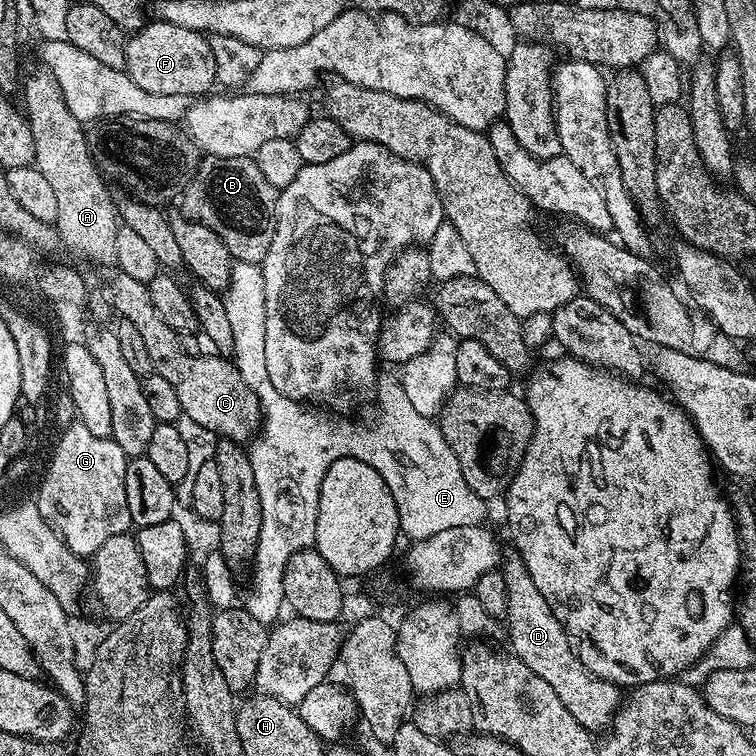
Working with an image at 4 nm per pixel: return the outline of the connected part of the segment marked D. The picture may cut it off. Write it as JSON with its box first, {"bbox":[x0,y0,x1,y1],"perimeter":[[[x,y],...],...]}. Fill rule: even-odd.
{"bbox":[498,554,622,734],"perimeter":[[[512,554],[507,560],[508,557],[499,565],[498,571],[502,574],[508,591],[503,619],[508,623],[511,655],[526,662],[526,666],[530,666],[530,670],[534,670],[538,678],[543,678],[553,688],[554,694],[558,694],[562,701],[562,706],[566,706],[566,710],[570,710],[570,714],[578,718],[583,728],[593,734],[611,729],[612,717],[622,703],[621,689],[611,680],[597,680],[580,661],[577,649],[572,649],[573,641],[562,622],[558,622],[554,610],[546,606],[546,598],[542,598],[538,586],[534,586],[534,578],[530,578],[530,570],[526,570],[523,558],[519,554]]]}

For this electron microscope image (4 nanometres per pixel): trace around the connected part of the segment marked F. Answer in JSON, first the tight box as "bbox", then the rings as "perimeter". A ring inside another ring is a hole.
{"bbox":[123,19,216,98],"perimeter":[[[153,19],[127,37],[123,71],[137,86],[142,86],[142,90],[150,90],[150,94],[182,94],[200,98],[211,93],[216,84],[214,54],[210,54],[208,36],[165,20]]]}

